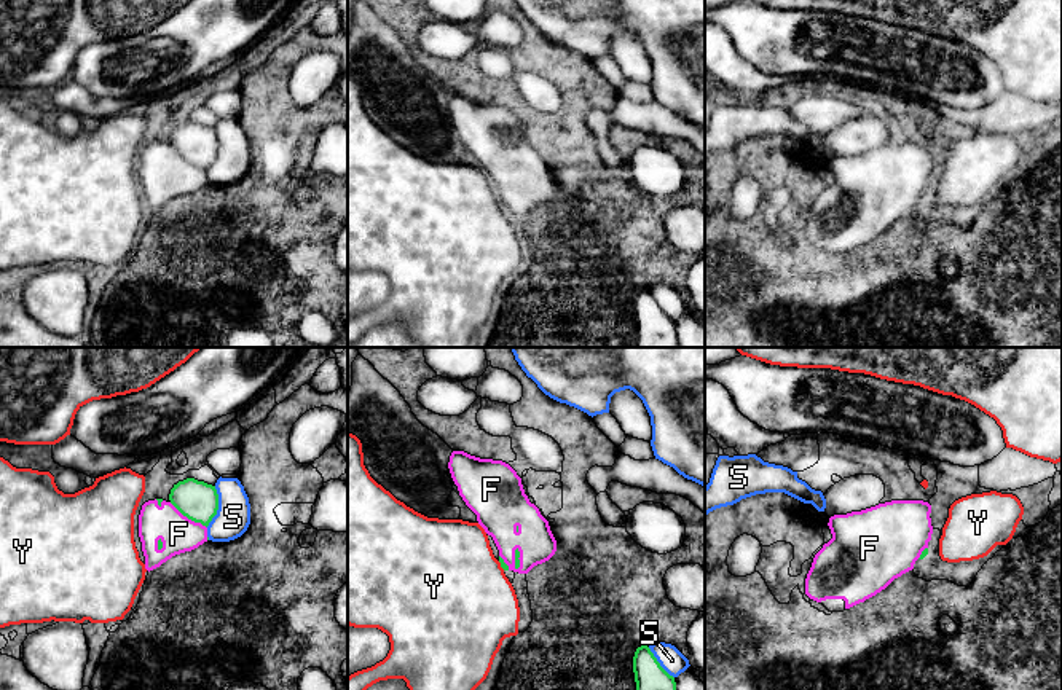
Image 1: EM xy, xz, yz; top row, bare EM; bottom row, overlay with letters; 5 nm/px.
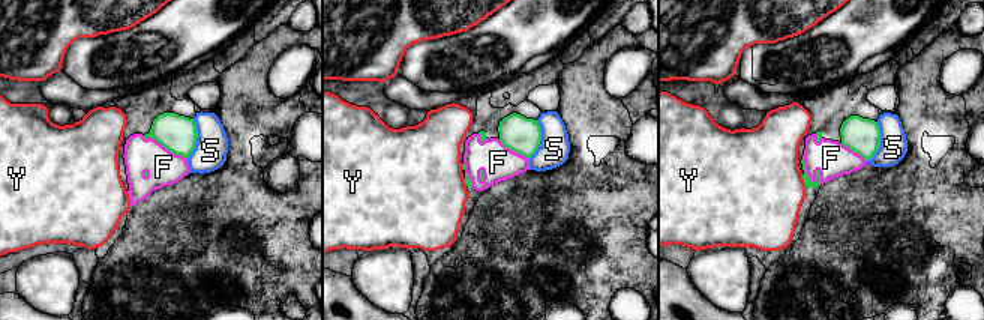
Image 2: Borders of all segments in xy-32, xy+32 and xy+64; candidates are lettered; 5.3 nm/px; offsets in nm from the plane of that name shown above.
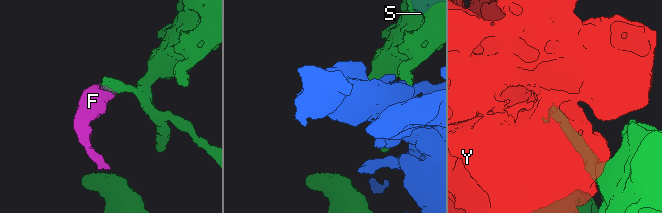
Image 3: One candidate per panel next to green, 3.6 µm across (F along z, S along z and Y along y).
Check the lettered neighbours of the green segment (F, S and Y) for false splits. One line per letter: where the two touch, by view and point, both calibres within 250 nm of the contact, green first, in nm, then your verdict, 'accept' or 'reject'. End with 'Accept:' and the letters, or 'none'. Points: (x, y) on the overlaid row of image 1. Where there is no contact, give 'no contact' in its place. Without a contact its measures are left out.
F: xy (188, 518) | 200/190 nm | reject
S: xy (217, 507) | 200/180 nm | reject
Y: xz (501, 566) | 40/500 nm | reject
Accept: none

